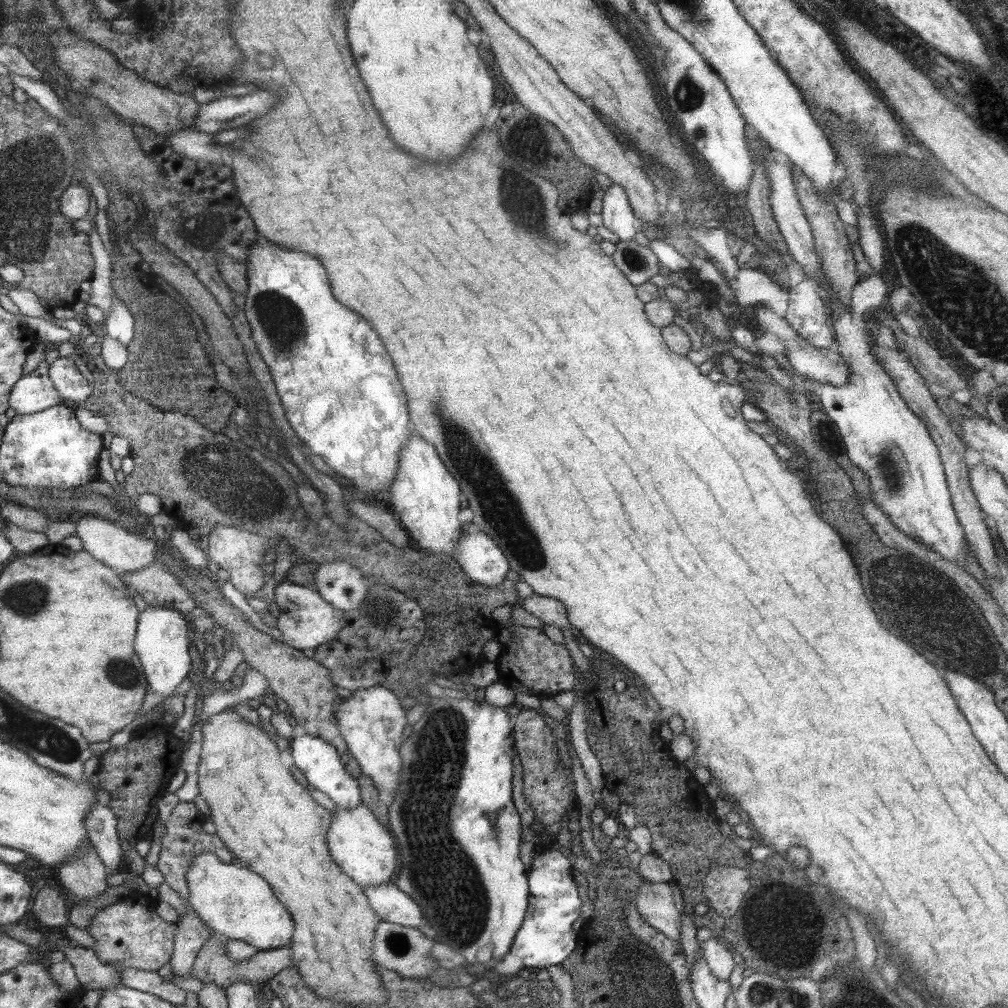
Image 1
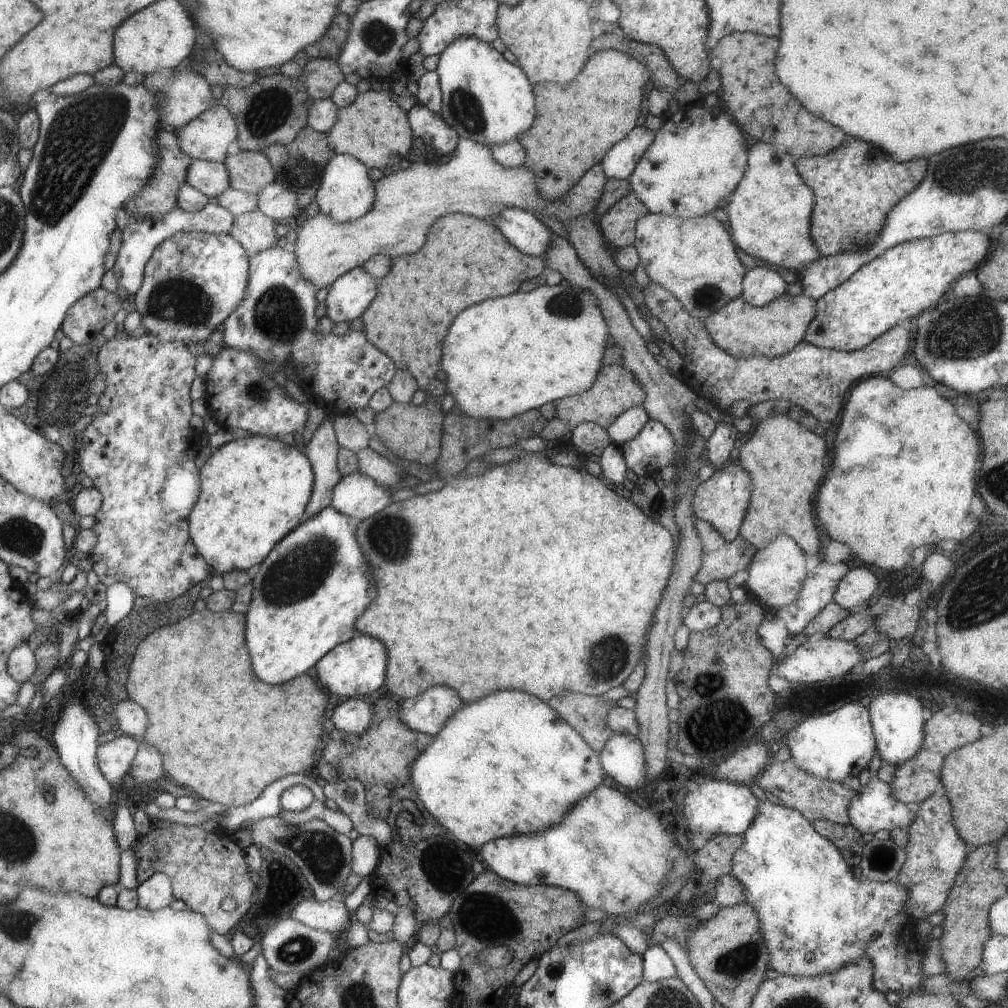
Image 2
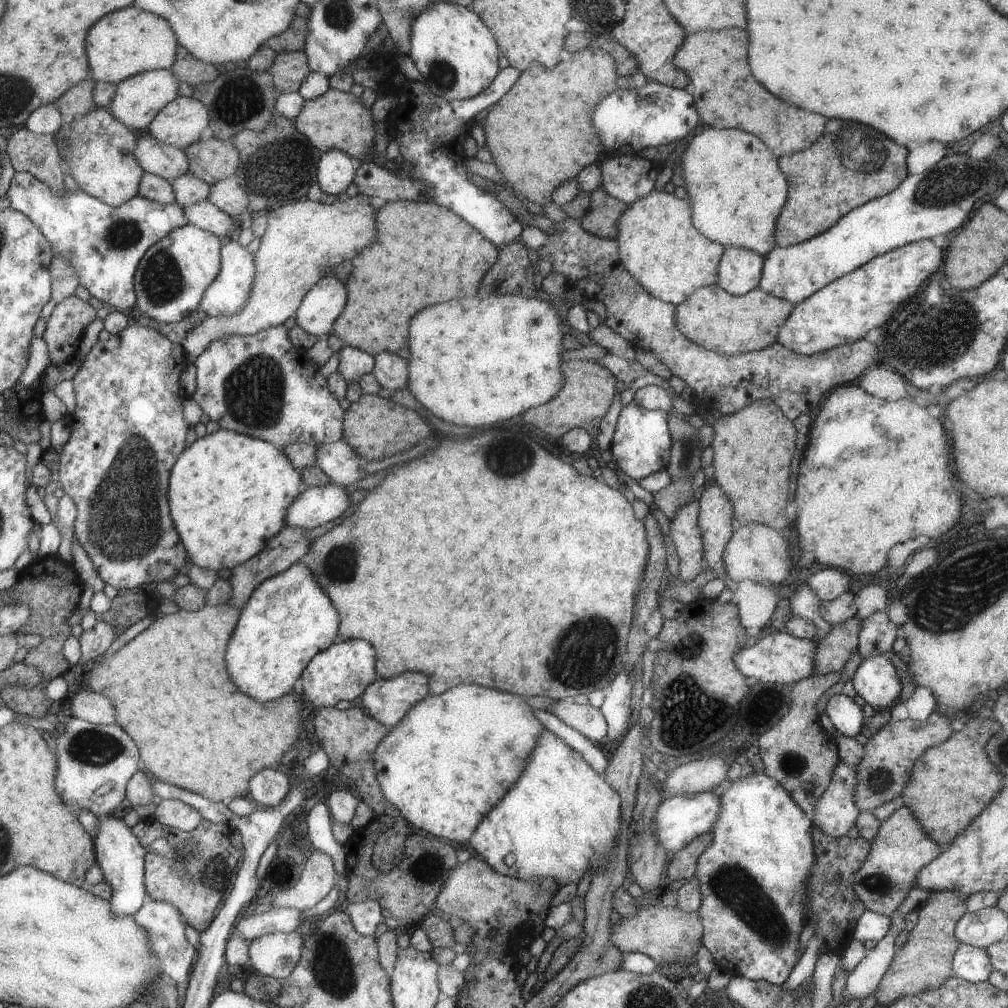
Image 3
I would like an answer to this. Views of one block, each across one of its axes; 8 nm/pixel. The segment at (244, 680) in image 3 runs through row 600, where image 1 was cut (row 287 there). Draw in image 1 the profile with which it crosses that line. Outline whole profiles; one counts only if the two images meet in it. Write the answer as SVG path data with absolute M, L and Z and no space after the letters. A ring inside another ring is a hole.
M258 235L258 240L247 250L245 262L244 266L248 269L248 292L245 294L246 307L244 312L250 325L252 339L272 375L288 422L296 431L298 438L306 444L310 453L314 456L321 456L338 475L348 478L354 486L358 486L358 490L374 496L375 499L378 499L379 504L385 505L389 498L389 486L393 483L397 469L399 450L407 441L409 434L412 433L409 430L410 409L408 409L408 401L406 401L405 392L402 390L401 381L398 380L393 360L386 354L378 334L370 328L370 324L366 320L362 320L358 313L354 313L348 306L340 304L336 296L332 296L328 274L326 274L322 262L316 260L312 253L302 252L298 249L287 249Z

